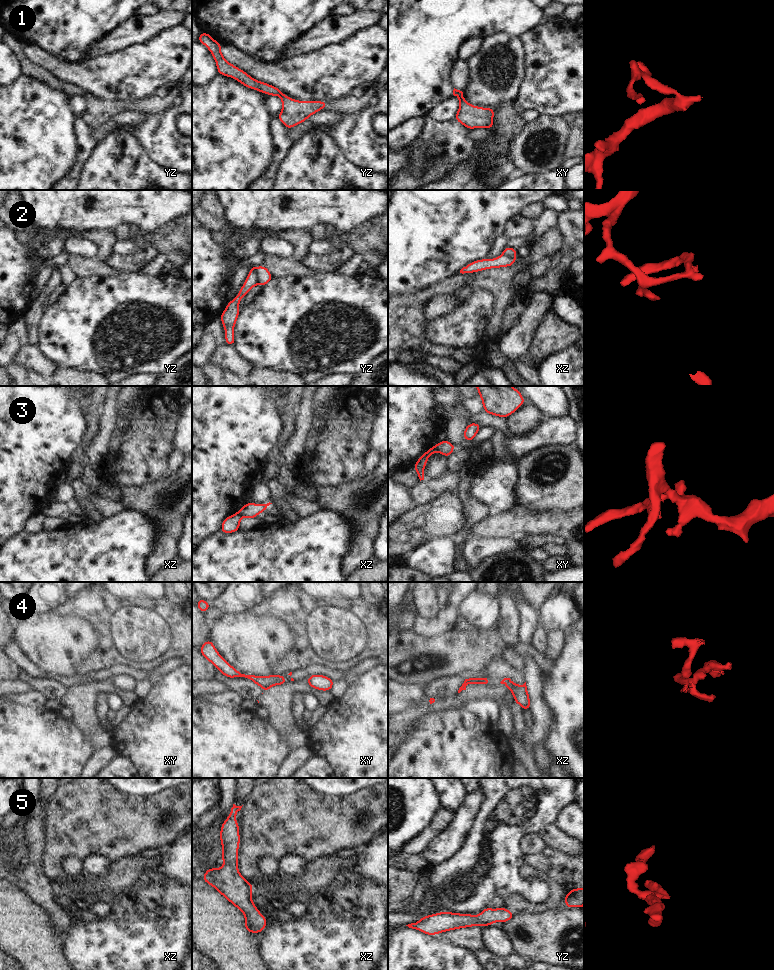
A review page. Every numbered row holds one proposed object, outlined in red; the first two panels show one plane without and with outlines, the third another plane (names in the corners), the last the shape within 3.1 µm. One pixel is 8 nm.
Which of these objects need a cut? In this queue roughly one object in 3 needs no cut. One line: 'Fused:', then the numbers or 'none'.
Fused: 2, 3, 4

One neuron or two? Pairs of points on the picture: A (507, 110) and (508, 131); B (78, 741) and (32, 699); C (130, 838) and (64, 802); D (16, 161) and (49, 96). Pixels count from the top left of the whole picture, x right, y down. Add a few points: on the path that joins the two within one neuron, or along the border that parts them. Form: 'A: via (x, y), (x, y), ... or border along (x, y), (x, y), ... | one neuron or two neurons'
A: via (507, 115), (507, 126) | one neuron
B: border along (17, 703), (23, 706), (43, 707) | two neurons
C: via (114, 824), (85, 816), (80, 812) | one neuron
D: via (20, 145), (25, 140), (25, 130), (43, 112) | one neuron

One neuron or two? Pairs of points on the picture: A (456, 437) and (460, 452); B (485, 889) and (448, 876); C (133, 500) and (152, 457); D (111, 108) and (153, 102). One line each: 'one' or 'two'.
A: two
B: one
C: two
D: one

